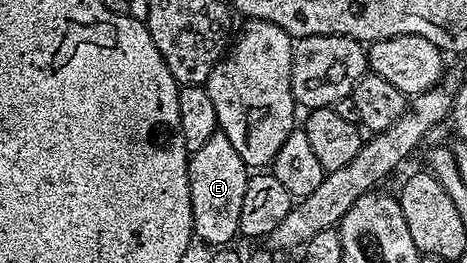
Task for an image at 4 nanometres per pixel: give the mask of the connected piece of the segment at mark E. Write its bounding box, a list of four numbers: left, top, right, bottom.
[188,131,248,246]

